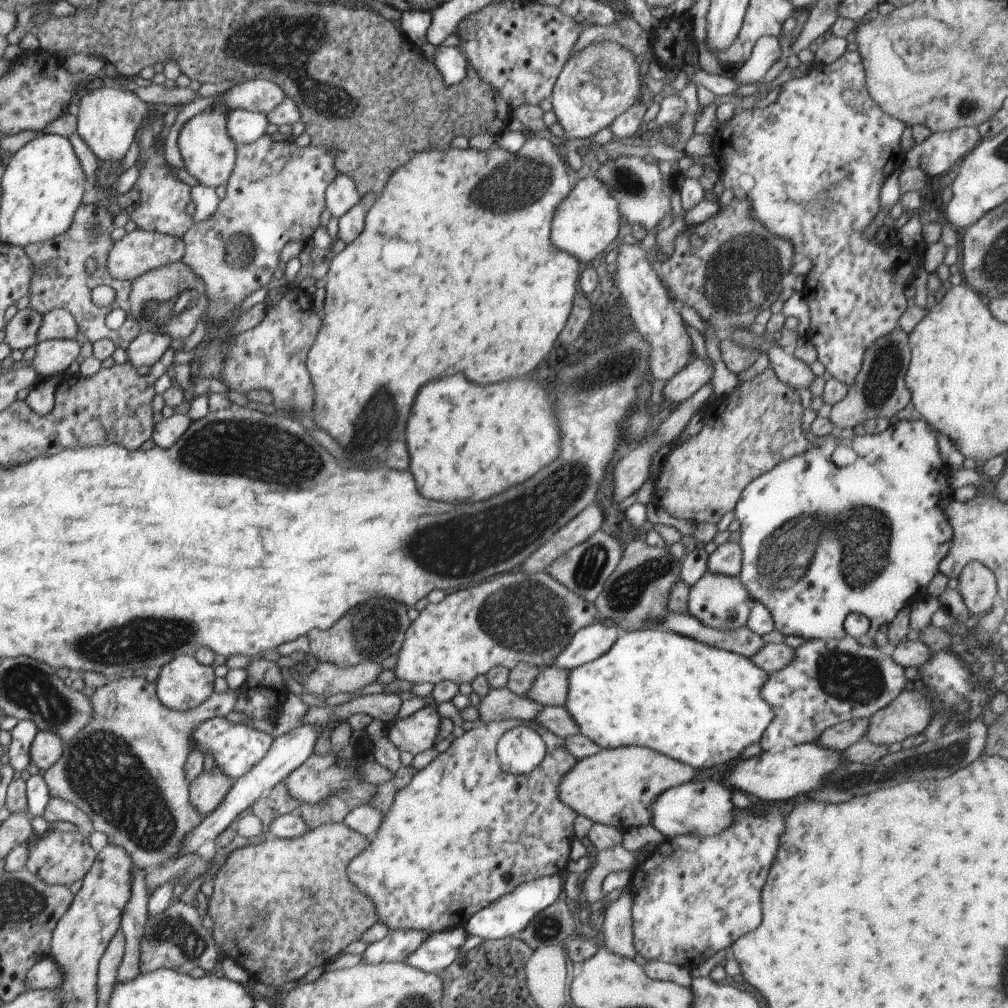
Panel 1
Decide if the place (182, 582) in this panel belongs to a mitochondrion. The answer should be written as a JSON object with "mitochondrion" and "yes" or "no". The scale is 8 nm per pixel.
{"mitochondrion":"no"}

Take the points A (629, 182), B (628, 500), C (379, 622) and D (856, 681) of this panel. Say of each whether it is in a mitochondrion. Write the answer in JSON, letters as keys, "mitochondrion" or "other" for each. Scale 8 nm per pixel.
{"A":"mitochondrion","B":"other","C":"mitochondrion","D":"mitochondrion"}

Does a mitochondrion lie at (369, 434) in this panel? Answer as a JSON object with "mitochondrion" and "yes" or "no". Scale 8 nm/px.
{"mitochondrion":"yes"}

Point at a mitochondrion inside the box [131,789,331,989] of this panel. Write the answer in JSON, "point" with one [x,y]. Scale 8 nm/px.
{"point":[177,932]}

